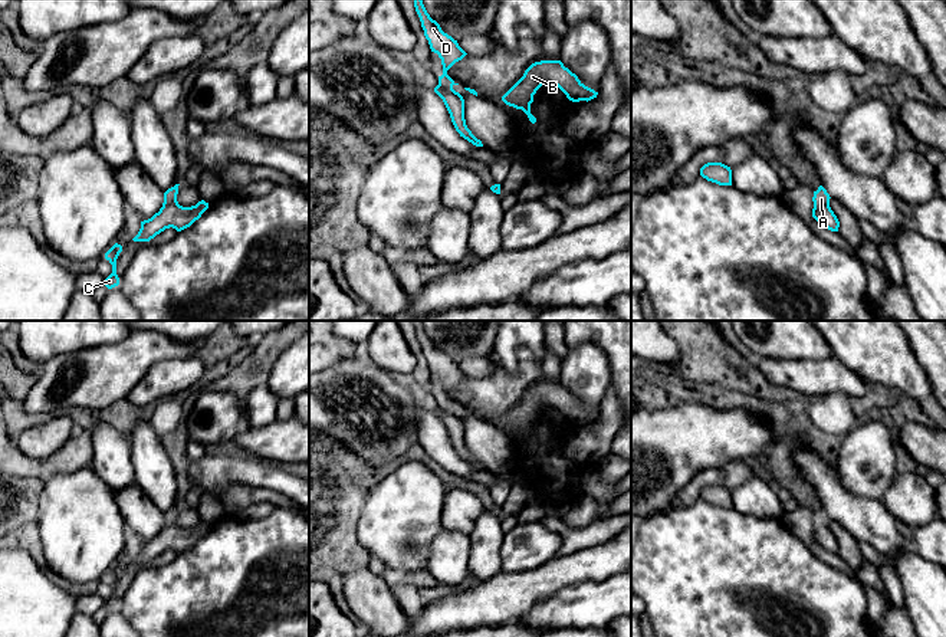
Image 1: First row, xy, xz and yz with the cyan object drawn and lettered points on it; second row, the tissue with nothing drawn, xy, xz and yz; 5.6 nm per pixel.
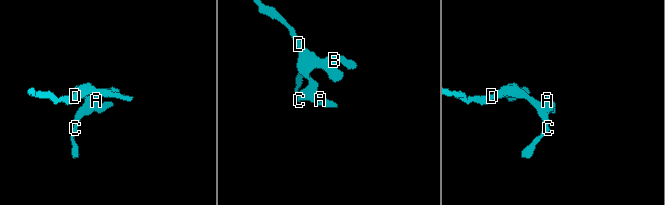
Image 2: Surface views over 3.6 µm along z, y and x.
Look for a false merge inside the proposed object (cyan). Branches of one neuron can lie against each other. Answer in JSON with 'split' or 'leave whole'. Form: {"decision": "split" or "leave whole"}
{"decision": "leave whole"}

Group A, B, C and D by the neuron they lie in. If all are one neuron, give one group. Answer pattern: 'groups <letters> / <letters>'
groups A B C D

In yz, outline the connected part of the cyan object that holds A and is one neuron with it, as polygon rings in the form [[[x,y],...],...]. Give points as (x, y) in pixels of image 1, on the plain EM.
[[[819,508],[817,513],[814,513],[814,531],[812,531],[812,539],[825,551],[831,554],[838,554],[840,544],[834,533],[830,529],[830,516],[827,512]]]

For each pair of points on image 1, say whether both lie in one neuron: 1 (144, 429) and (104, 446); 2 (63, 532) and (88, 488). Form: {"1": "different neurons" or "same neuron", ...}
{"1": "same neuron", "2": "same neuron"}

